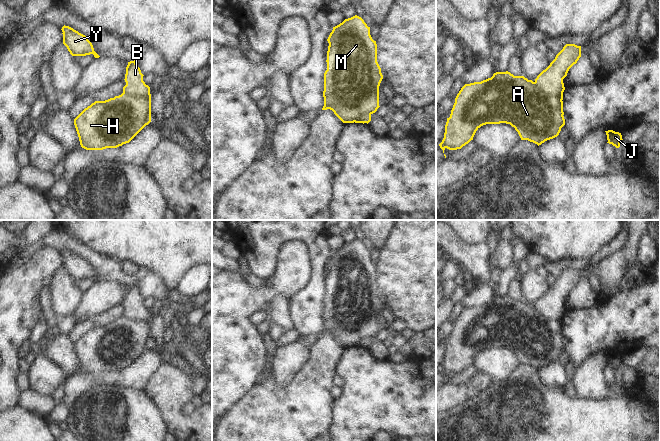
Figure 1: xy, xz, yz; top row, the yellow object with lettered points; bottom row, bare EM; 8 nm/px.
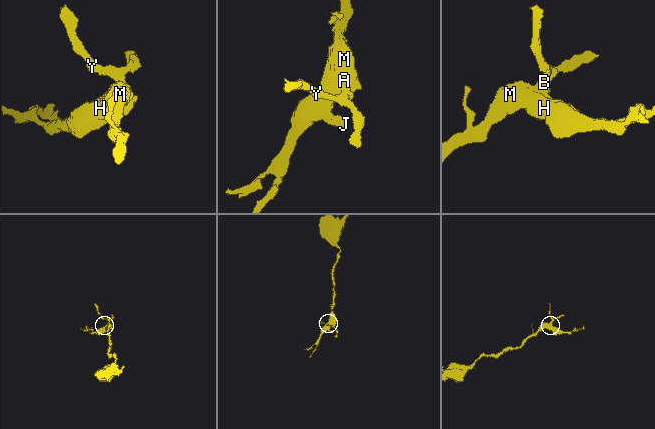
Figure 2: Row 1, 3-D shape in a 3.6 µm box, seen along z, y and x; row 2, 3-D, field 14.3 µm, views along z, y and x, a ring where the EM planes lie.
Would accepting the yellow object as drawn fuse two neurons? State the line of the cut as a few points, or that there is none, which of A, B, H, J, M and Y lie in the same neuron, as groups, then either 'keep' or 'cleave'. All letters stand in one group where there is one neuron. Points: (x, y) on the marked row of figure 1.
cut in yz along (533, 82), (545, 93), (561, 100); A H J M / B Y; cleave

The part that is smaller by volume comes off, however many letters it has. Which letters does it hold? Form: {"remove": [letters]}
{"remove": ["B", "Y"]}

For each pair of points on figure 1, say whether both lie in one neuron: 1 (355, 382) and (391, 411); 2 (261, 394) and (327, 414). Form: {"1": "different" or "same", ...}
{"1": "same", "2": "same"}

